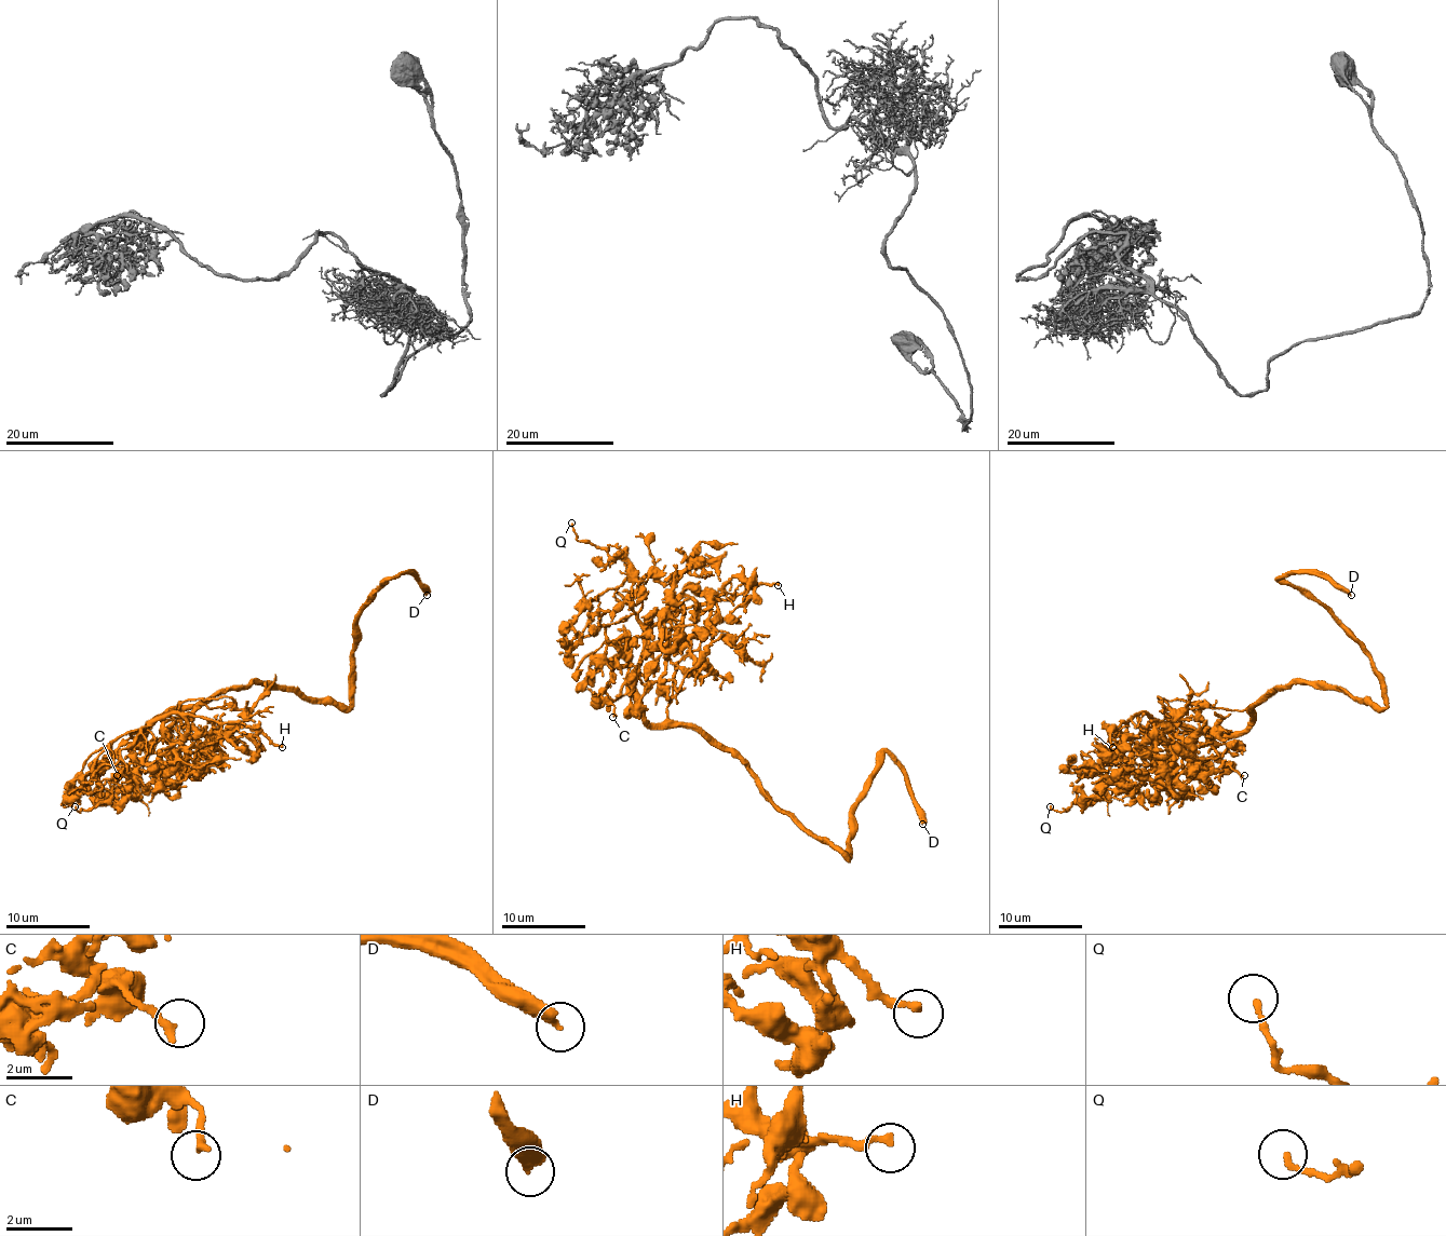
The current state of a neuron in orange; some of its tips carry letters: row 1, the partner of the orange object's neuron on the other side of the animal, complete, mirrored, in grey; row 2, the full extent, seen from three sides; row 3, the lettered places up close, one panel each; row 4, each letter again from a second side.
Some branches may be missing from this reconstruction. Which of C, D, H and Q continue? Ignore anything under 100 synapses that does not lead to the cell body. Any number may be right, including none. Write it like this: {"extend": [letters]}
{"extend": ["D"]}

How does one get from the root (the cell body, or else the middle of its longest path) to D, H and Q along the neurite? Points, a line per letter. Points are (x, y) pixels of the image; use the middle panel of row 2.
D: (742, 763), (778, 807), (815, 837), (828, 839), (845, 857), (849, 810), (887, 755), (900, 768), (922, 824)
H: (742, 763), (690, 728), (652, 725), (636, 694), (638, 663), (654, 625), (761, 583), (778, 585)
Q: (742, 763), (690, 728), (642, 715), (644, 625), (617, 592), (632, 569), (579, 541), (571, 523)

